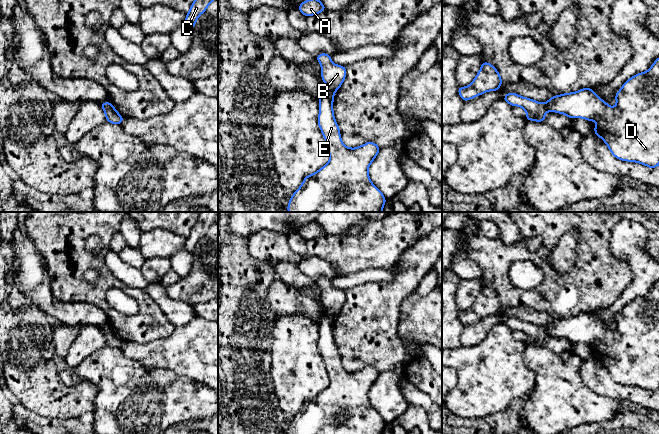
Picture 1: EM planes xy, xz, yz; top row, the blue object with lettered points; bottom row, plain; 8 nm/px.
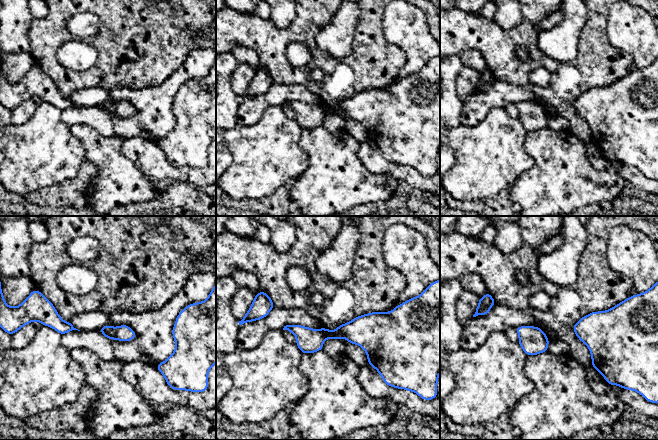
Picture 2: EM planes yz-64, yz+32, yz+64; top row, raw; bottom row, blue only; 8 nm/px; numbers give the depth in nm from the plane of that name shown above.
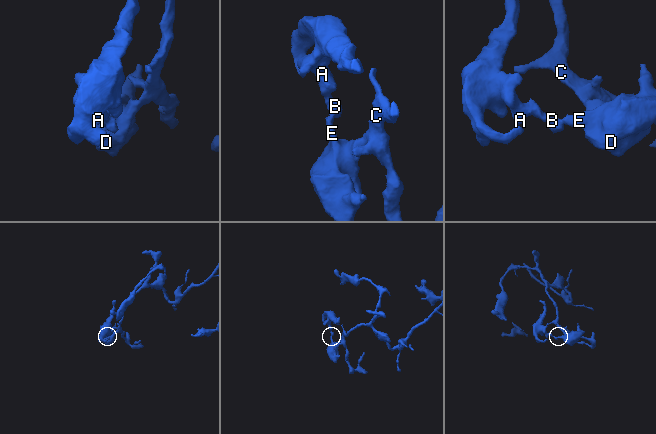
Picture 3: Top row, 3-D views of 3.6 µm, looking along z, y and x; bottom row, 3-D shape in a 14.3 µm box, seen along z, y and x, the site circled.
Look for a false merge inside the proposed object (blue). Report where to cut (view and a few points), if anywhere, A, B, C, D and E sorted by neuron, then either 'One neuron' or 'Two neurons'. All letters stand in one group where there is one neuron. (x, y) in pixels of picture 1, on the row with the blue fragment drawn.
Split along yz (545, 103), (549, 110). Groups: A B / C D E. Two neurons

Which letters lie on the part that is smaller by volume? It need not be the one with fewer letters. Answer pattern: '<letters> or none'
A, B

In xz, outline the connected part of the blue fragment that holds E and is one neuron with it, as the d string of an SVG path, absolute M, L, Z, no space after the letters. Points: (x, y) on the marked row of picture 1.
M325 92L318 98L318 126L325 138L330 160L317 172L304 178L289 200L288 212L382 212L386 198L368 175L368 168L380 148L374 142L367 142L357 148L343 144L334 118L333 100L334 95L330 92Z

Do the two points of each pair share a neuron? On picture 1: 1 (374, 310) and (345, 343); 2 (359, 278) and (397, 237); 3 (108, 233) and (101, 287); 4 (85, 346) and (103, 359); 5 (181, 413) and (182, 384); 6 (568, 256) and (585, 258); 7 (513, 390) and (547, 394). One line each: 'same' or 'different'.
1: same
2: different
3: same
4: different
5: same
6: different
7: different

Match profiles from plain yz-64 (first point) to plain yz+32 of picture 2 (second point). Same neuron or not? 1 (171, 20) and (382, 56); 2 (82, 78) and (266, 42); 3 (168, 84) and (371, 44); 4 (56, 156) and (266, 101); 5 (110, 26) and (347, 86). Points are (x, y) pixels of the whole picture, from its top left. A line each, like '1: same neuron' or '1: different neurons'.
1: same neuron
2: same neuron
3: different neurons
4: different neurons
5: same neuron

